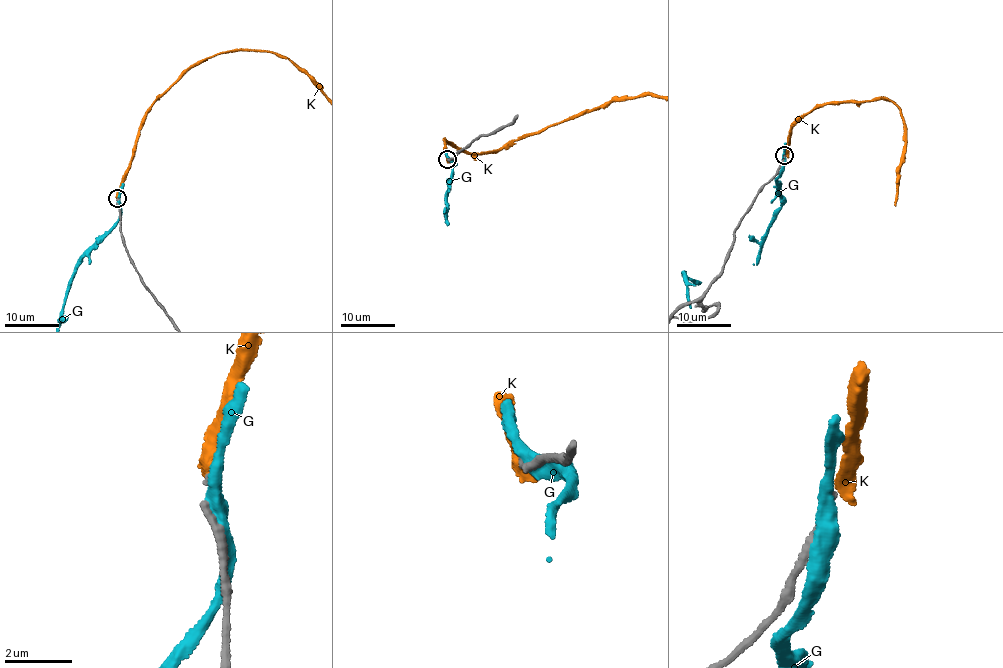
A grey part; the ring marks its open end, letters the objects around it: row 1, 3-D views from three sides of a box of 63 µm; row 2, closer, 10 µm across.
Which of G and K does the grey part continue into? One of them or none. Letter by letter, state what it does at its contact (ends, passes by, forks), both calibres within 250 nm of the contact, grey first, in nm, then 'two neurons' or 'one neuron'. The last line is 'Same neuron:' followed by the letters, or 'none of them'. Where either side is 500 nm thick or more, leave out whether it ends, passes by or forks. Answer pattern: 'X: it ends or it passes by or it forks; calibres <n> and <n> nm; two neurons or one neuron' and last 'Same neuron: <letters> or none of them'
G: it passes by; calibres 160 and 380 nm; two neurons
K: it ends; calibres 150 and 400 nm; two neurons
Same neuron: none of them

